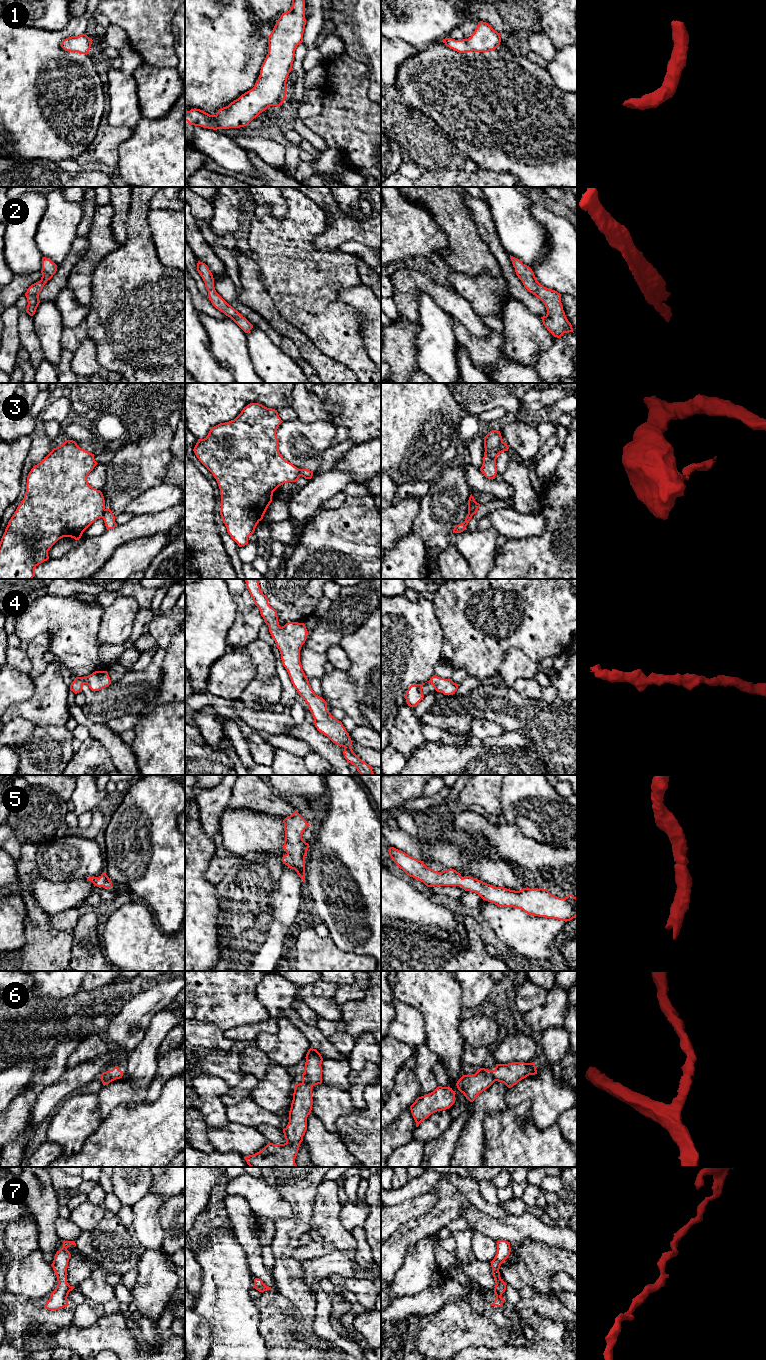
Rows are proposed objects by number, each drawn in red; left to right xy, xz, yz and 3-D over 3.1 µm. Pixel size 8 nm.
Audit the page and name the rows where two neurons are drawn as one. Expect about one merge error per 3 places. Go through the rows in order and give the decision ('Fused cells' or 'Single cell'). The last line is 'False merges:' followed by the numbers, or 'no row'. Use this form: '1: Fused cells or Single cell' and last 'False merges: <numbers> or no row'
1: Single cell
2: Single cell
3: Fused cells
4: Single cell
5: Single cell
6: Single cell
7: Single cell
False merges: 3

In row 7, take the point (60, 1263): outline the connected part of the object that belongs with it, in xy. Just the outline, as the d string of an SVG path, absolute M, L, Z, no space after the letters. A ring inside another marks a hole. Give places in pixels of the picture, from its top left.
M63 1241L63 1247L56 1252L51 1266L56 1274L58 1284L55 1290L50 1294L50 1298L44 1307L48 1310L59 1310L68 1306L68 1294L75 1287L67 1283L67 1268L71 1257L67 1250L71 1245L75 1245L75 1241Z

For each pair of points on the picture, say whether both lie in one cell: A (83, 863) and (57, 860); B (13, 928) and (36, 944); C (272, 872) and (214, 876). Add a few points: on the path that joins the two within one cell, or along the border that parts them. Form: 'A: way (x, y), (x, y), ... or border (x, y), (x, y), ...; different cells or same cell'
A: way (77, 860), (63, 860); same cell
B: border (28, 915), (25, 943), (10, 951); different cells
C: border (237, 858), (234, 865), (216, 885); different cells

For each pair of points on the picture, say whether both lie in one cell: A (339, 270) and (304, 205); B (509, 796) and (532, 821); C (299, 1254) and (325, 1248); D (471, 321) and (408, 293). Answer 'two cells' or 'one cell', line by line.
A: one cell
B: one cell
C: one cell
D: one cell

